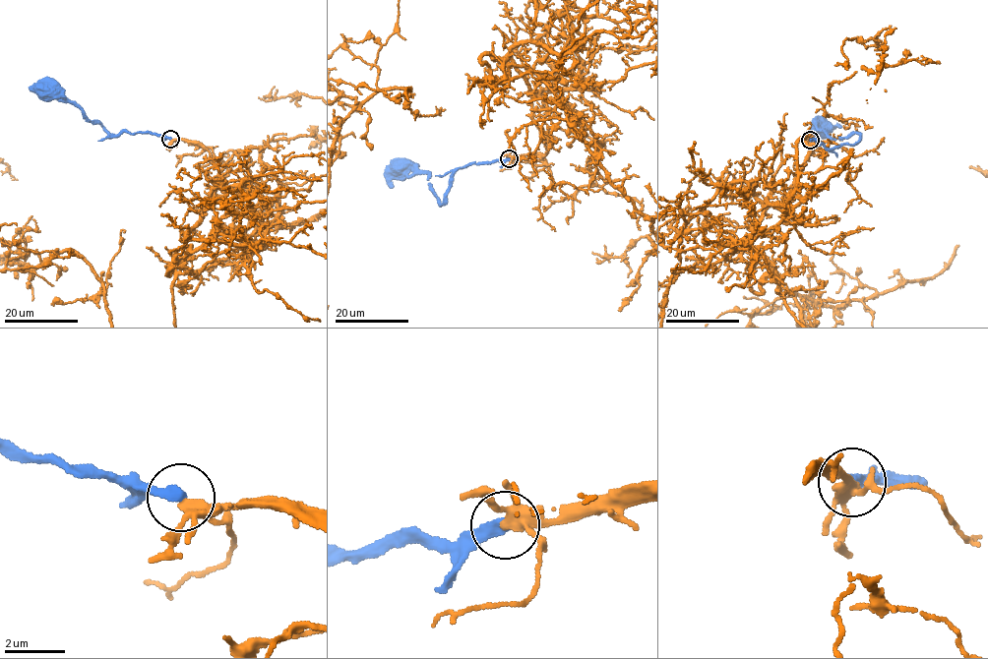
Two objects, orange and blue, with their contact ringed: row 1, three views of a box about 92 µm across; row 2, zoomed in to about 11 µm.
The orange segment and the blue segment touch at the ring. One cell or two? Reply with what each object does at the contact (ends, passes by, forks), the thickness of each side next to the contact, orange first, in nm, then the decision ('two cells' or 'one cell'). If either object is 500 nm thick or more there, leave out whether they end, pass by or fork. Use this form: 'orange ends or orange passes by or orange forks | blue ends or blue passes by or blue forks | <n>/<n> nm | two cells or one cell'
orange forks | blue ends | 240/400 nm | two cells

